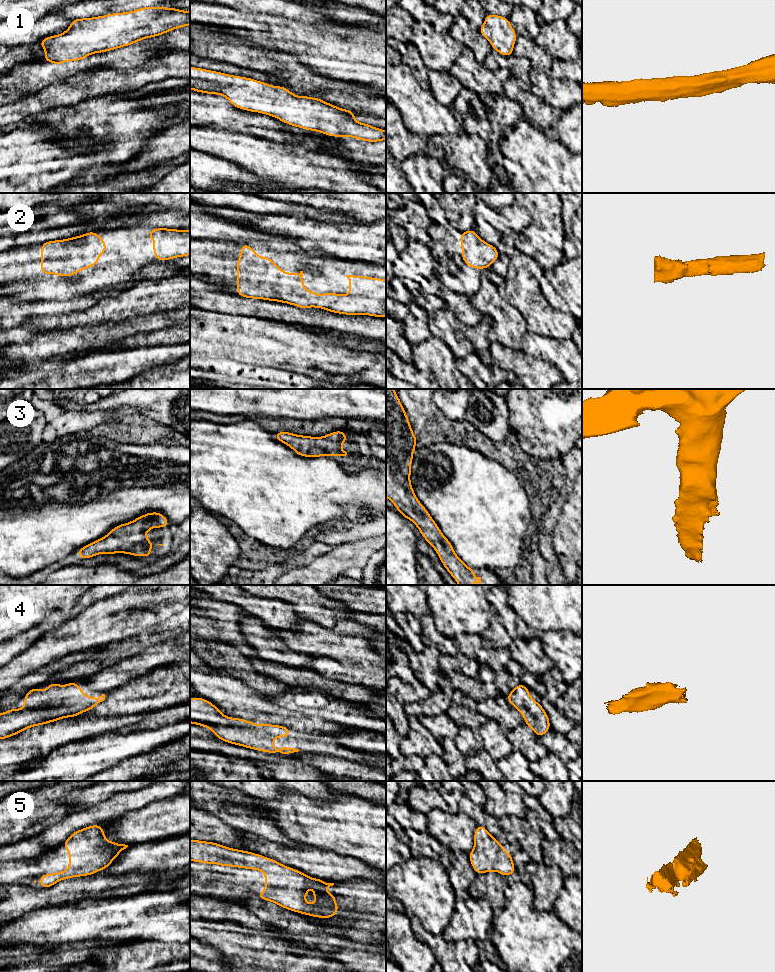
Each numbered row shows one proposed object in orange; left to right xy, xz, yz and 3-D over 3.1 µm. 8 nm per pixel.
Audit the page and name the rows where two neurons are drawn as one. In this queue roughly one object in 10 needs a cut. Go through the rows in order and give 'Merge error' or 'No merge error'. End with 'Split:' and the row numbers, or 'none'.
1: No merge error
2: No merge error
3: No merge error
4: No merge error
5: No merge error
Split: none

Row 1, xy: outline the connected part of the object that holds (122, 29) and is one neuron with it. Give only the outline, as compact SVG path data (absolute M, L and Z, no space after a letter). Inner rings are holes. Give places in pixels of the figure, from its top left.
M157 6L143 7L134 11L112 13L104 16L97 16L92 18L72 19L70 27L60 35L53 35L46 37L38 42L38 44L45 49L45 57L43 61L52 62L55 66L60 63L69 61L80 61L93 53L102 53L117 48L129 46L133 43L140 42L144 38L152 38L171 30L190 25L190 10L182 11L177 8L168 8Z

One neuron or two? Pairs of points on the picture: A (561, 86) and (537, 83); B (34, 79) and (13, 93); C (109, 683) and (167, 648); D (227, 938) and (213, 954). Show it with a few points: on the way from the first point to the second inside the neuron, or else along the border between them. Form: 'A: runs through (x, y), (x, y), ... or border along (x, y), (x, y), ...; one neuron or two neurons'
A: runs through (555, 86), (543, 86); one neuron
B: runs through (29, 79), (18, 90); one neuron
C: runs through (123, 671), (135, 664), (146, 662), (153, 657); one neuron
D: border along (209, 945), (212, 945), (226, 957); two neurons

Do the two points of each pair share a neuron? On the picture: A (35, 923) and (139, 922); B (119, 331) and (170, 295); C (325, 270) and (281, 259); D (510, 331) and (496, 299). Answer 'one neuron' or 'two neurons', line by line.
A: one neuron
B: two neurons
C: one neuron
D: one neuron

